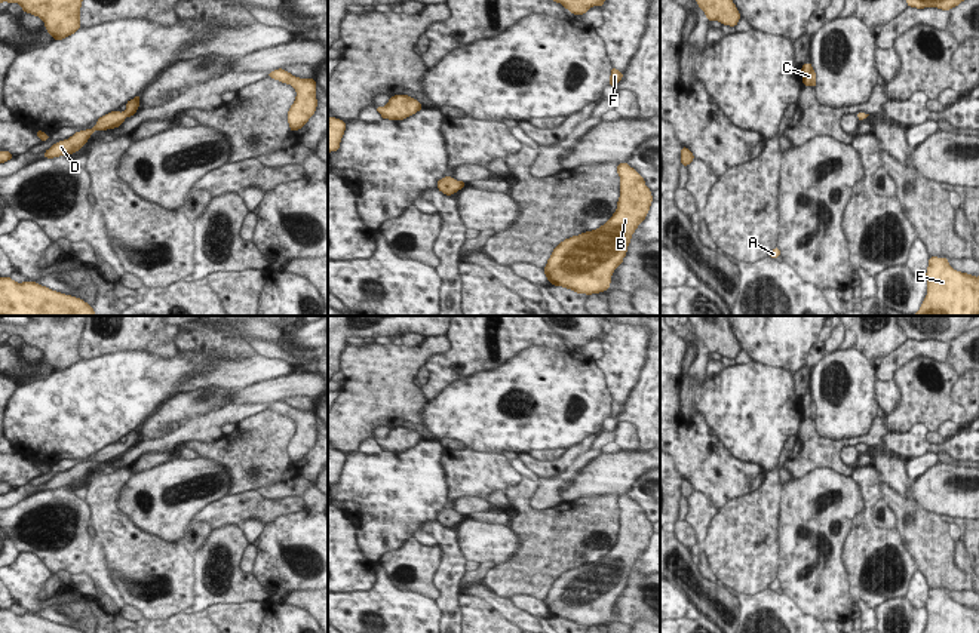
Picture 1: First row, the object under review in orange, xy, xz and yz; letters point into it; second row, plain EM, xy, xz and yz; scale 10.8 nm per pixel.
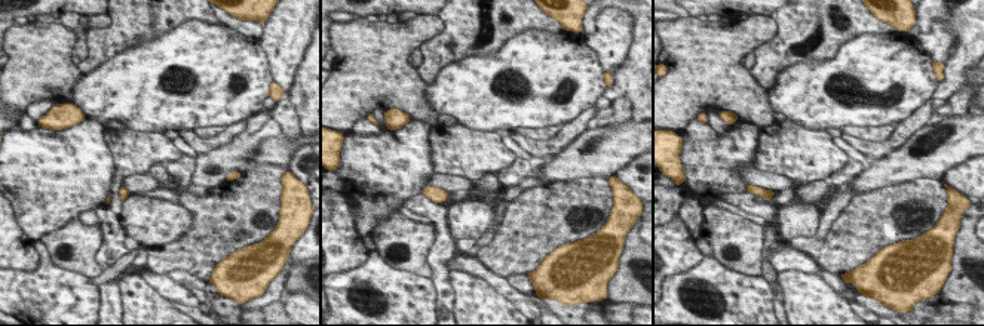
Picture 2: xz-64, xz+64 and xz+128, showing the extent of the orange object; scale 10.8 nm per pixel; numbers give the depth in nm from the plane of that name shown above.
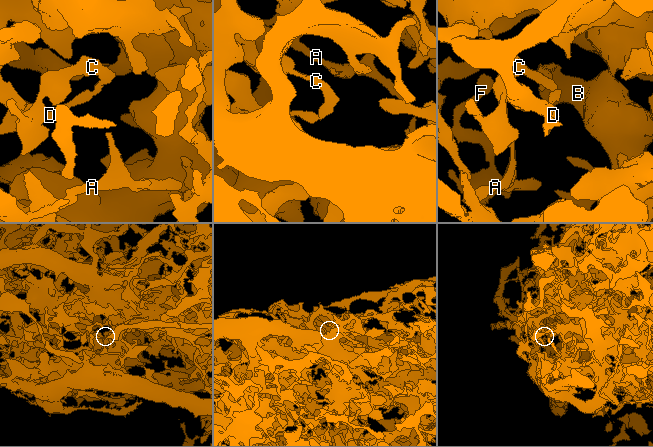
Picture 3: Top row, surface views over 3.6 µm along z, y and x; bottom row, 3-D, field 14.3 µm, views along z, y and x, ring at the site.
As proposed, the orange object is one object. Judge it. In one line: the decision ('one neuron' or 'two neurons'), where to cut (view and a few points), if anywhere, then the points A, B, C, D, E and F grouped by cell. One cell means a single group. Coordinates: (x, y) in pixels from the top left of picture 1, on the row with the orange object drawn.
one neuron | no cut | A B C D E F

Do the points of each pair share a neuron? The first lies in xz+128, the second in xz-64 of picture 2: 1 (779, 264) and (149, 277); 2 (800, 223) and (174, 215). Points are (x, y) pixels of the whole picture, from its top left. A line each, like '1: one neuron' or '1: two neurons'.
1: one neuron
2: one neuron

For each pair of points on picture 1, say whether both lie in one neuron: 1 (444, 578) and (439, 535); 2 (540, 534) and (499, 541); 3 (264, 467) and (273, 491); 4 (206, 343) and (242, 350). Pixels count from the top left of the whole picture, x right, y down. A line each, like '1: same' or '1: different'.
1: same
2: different
3: different
4: same

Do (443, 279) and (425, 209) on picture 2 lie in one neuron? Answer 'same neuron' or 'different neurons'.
same neuron

